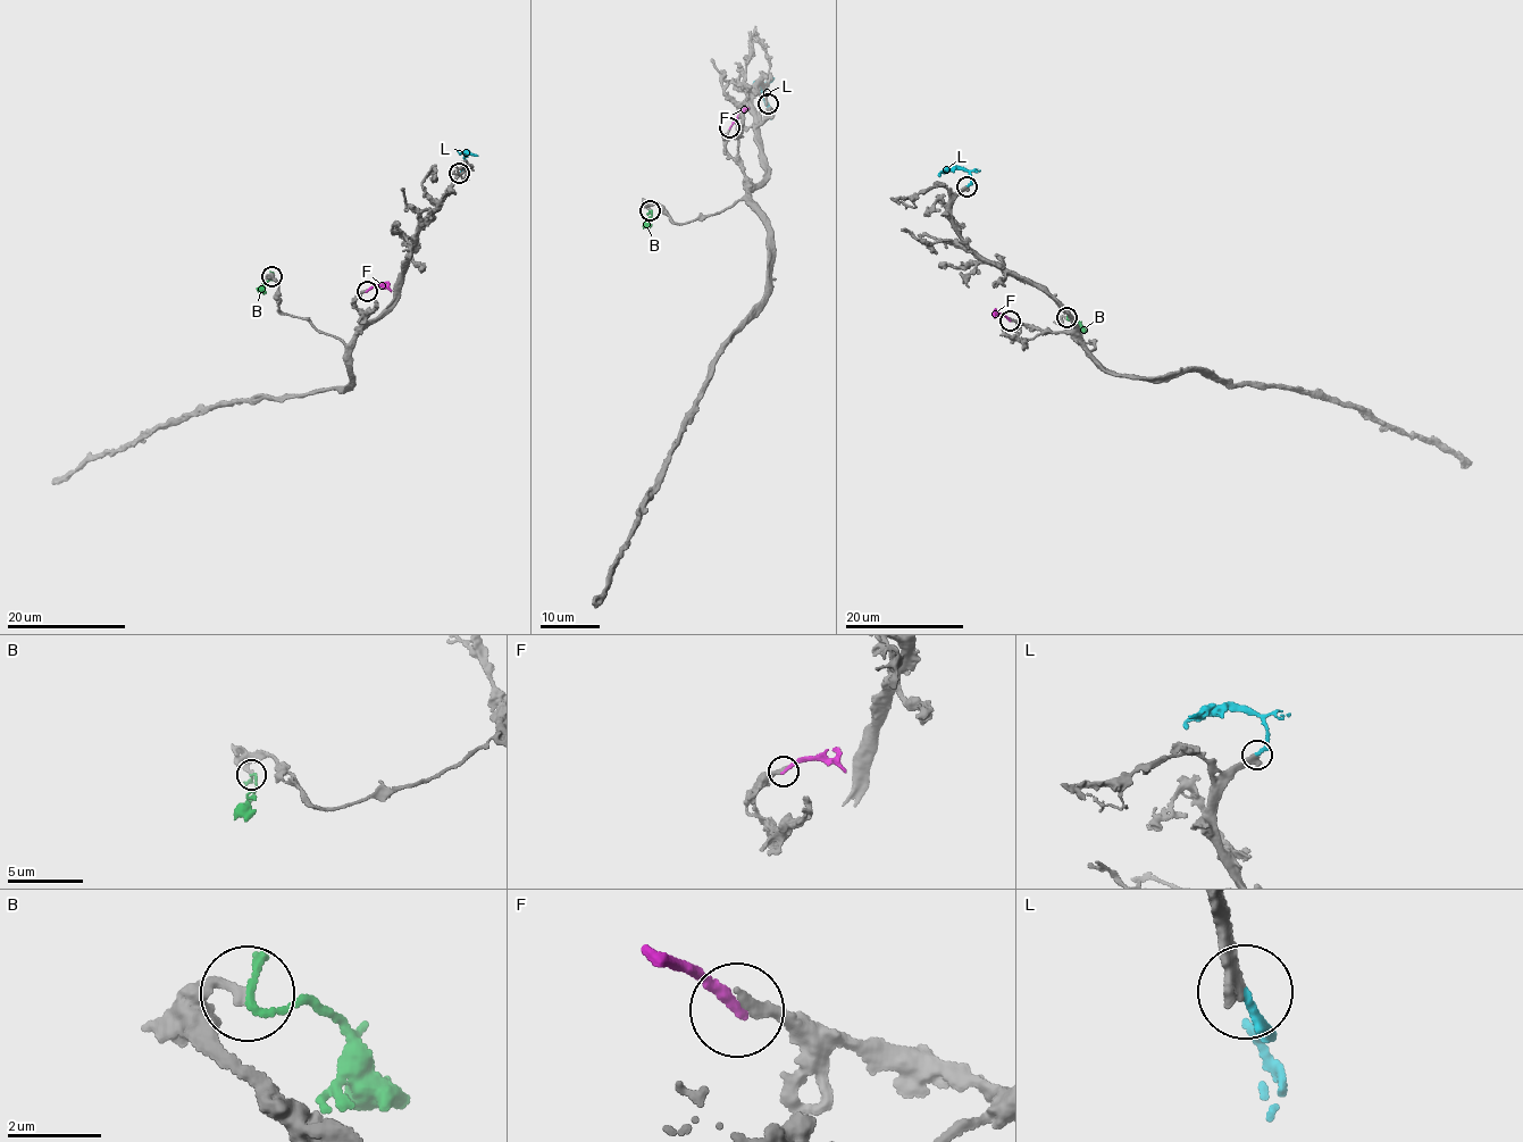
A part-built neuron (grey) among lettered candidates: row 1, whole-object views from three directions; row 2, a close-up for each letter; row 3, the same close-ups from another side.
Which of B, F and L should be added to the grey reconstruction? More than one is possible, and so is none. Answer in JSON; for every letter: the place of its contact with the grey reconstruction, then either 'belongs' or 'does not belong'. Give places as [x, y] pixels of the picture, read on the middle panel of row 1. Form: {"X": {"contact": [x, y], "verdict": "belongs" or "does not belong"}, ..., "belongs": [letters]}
{"B": {"contact": [650, 210], "verdict": "does not belong"}, "F": {"contact": [729, 127], "verdict": "belongs"}, "L": {"contact": [768, 103], "verdict": "belongs"}, "belongs": ["F", "L"]}

